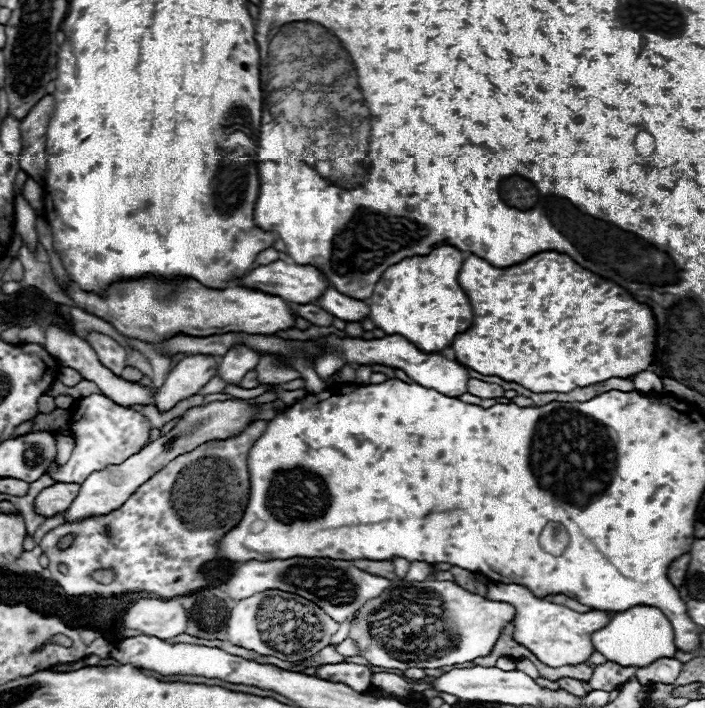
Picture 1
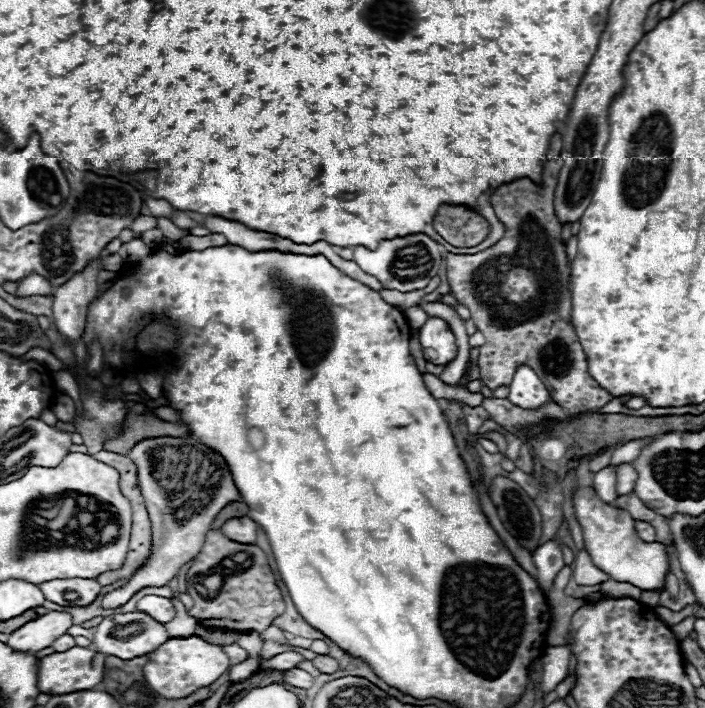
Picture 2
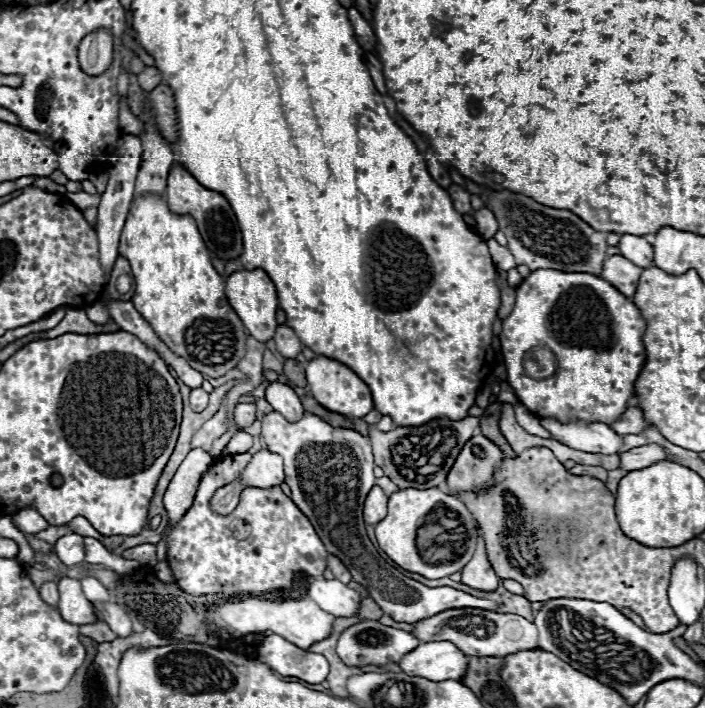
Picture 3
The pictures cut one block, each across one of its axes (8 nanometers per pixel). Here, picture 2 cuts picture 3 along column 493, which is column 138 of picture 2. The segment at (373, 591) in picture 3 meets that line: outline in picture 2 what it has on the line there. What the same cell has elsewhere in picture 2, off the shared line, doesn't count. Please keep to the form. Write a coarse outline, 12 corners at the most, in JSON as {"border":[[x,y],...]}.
{"border":[[144,596],[136,608],[162,624],[176,614],[170,598]]}

